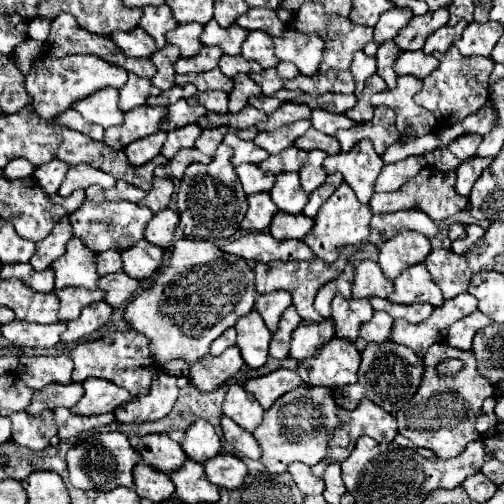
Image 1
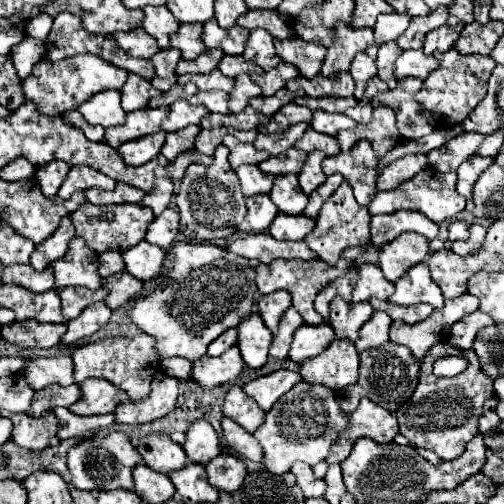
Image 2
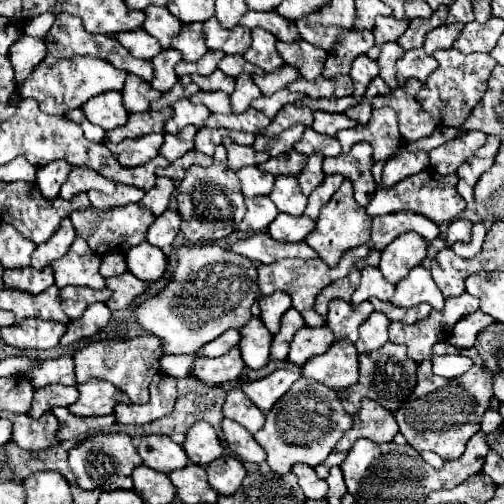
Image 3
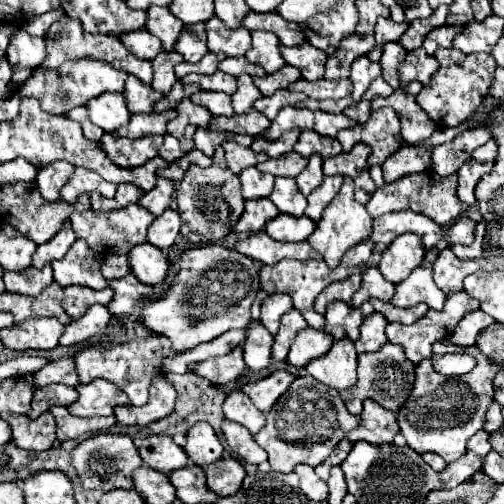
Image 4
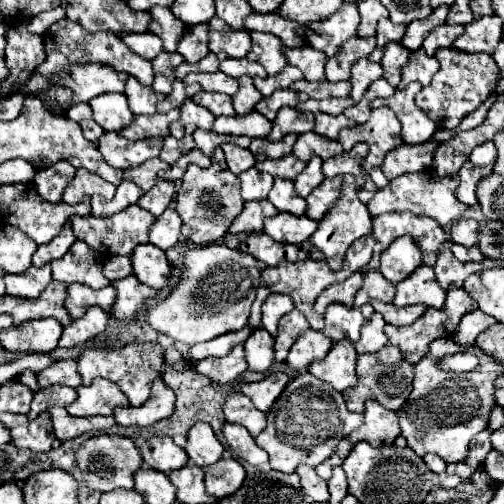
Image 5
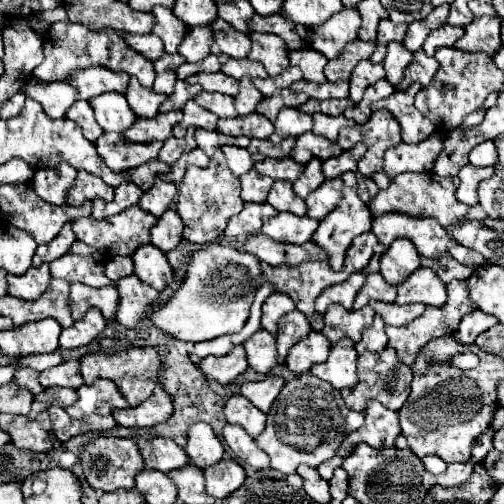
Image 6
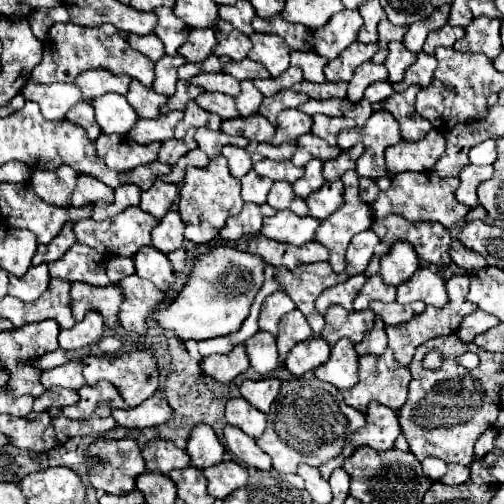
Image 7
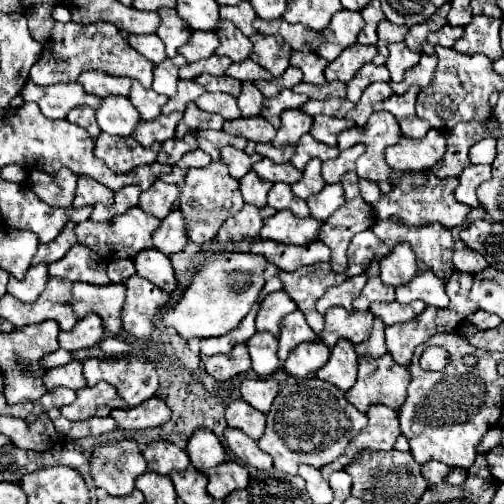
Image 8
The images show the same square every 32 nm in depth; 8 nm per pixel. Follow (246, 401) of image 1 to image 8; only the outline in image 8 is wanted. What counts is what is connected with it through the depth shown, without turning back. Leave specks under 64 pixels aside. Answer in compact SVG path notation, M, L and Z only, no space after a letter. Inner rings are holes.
M232 400L226 408L226 422L230 428L238 428L250 438L260 440L266 428L266 414L256 412L256 408L244 400Z

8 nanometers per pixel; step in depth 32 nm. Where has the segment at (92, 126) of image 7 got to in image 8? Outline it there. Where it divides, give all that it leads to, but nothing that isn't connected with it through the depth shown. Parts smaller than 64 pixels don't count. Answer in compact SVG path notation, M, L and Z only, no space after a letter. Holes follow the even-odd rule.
M72 108L72 112L68 112L66 120L72 122L72 124L78 124L78 126L82 126L82 128L86 128L86 132L88 132L92 138L96 138L96 136L100 134L100 128L98 128L98 124L96 124L96 118L94 118L92 108Z

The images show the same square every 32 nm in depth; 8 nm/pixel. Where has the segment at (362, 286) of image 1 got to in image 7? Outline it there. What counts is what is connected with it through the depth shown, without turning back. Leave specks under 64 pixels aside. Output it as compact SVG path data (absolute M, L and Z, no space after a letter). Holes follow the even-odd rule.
M370 276L368 282L364 284L364 288L360 290L360 296L356 296L356 300L354 300L354 310L366 310L372 300L394 302L396 288L388 288L388 284L384 284L380 280L380 276Z

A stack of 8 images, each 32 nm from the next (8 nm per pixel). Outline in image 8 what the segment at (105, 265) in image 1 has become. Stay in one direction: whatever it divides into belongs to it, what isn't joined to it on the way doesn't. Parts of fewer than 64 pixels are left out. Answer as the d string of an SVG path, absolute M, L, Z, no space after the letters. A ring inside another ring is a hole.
M112 260L108 264L108 276L112 282L124 282L134 274L136 274L136 268L132 260Z

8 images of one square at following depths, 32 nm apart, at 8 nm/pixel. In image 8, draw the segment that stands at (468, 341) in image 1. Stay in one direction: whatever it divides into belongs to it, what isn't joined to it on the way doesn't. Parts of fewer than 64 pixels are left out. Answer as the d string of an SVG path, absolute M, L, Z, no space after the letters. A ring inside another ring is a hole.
M478 310L478 312L470 314L466 320L470 324L476 324L478 328L496 328L502 322L496 314L490 314L490 312L484 312L484 310Z

